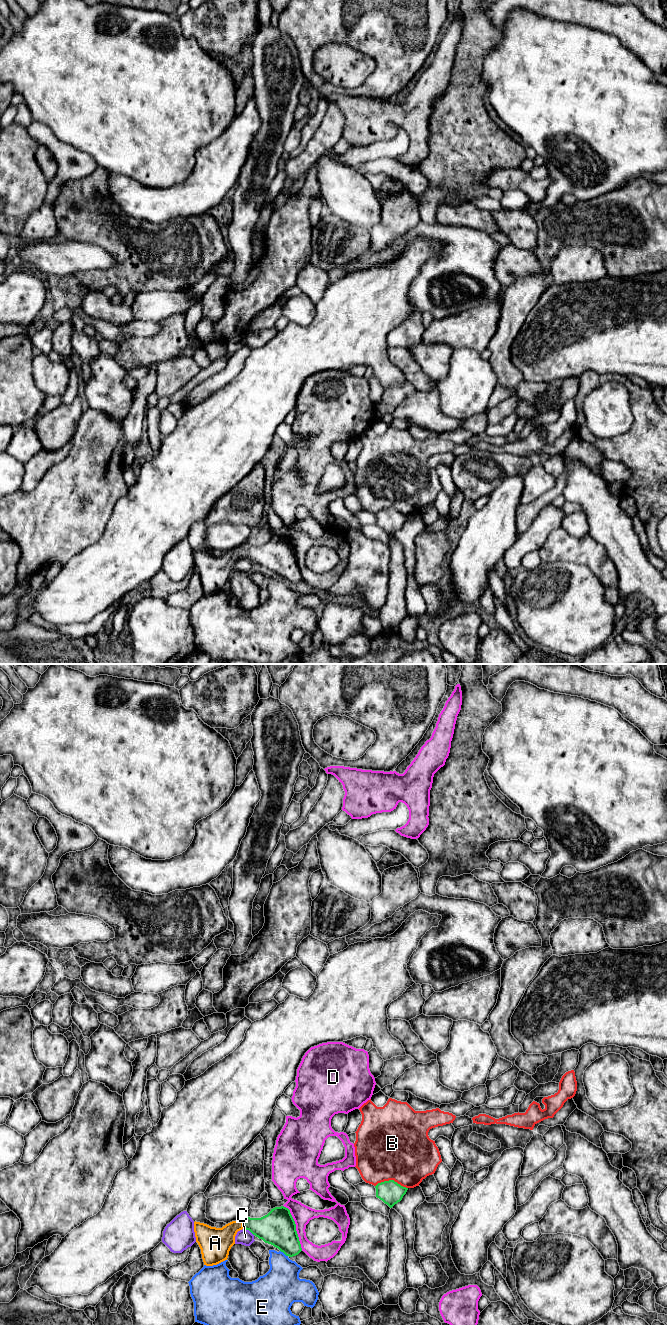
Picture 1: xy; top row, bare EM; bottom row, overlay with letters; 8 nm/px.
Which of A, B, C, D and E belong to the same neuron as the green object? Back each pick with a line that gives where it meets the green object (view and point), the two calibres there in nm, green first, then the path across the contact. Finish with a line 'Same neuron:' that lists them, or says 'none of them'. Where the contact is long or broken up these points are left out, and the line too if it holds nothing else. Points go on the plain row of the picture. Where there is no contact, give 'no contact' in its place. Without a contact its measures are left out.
A: meets green in xy at (243, 552); 260 nm thick on the green side, 220 nm on the other; runs through xy (273, 556), (243, 552), (234, 554), (217, 569)
Same neuron: A

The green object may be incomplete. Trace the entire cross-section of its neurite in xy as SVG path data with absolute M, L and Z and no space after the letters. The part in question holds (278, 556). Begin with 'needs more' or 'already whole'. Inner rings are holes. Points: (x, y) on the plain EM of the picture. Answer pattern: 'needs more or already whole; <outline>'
needs more; M284 534L275 535L261 546L246 545L232 549L222 556L194 550L194 560L204 593L213 594L227 588L235 572L238 559L246 557L265 571L278 576L286 584L293 585L301 579L295 549L290 538Z

